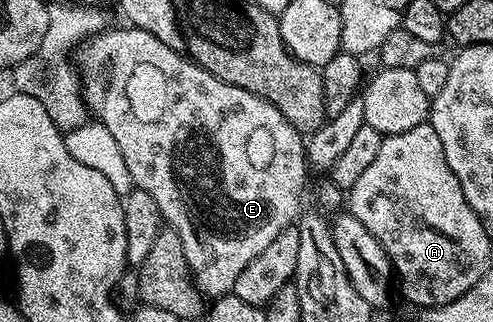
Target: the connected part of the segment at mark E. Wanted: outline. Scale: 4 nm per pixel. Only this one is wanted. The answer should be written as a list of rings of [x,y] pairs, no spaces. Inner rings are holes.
[[[132,26],[124,27],[110,27],[106,31],[98,32],[96,36],[90,36],[76,49],[75,64],[77,56],[76,67],[79,69],[79,80],[83,85],[83,95],[88,111],[92,115],[93,112],[97,115],[94,116],[96,123],[107,126],[107,130],[111,130],[115,142],[119,142],[119,150],[123,158],[127,161],[127,170],[131,170],[134,185],[147,190],[147,194],[155,198],[155,206],[159,206],[162,221],[179,234],[183,254],[187,258],[189,274],[193,278],[193,283],[201,291],[201,295],[206,298],[228,296],[235,286],[235,278],[243,274],[247,262],[251,262],[251,258],[259,258],[264,248],[278,236],[279,230],[290,227],[302,215],[301,195],[305,192],[305,172],[307,173],[305,140],[302,133],[293,128],[291,122],[283,118],[283,114],[279,114],[279,110],[270,100],[264,100],[239,86],[215,78],[207,70],[193,63],[188,55],[182,54],[171,46],[163,46],[163,42],[155,38],[155,34],[147,34],[147,30],[139,30]],[[104,68],[106,68],[105,88],[97,84],[97,72],[103,71]]]

